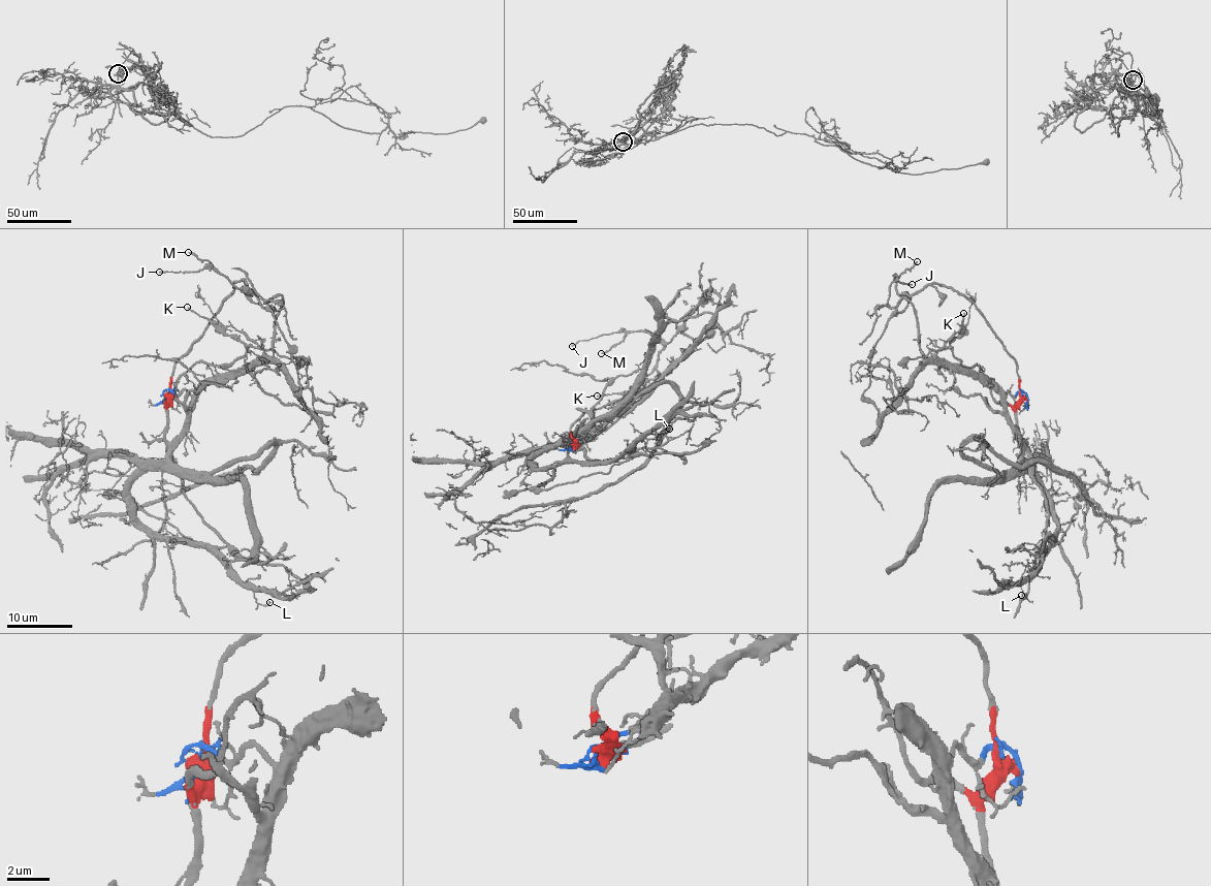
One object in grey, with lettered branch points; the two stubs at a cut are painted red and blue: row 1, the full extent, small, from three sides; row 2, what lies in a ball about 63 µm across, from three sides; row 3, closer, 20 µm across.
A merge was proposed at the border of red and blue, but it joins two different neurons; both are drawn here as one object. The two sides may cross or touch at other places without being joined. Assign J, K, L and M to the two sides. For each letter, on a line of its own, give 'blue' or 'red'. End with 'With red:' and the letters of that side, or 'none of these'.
J: red
K: red
L: blue
M: red
With red: J, K, M

